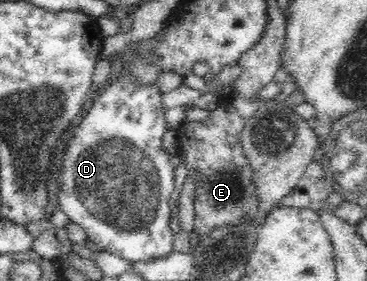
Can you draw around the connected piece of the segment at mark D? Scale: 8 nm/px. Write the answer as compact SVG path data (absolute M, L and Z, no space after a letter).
M123 68L121 75L97 99L88 103L87 115L74 127L73 137L63 150L62 167L55 173L59 209L85 231L89 241L97 244L101 252L129 262L161 259L174 252L169 201L175 189L176 165L175 158L163 148L163 135L168 129L165 111L159 87L142 85L129 68Z

